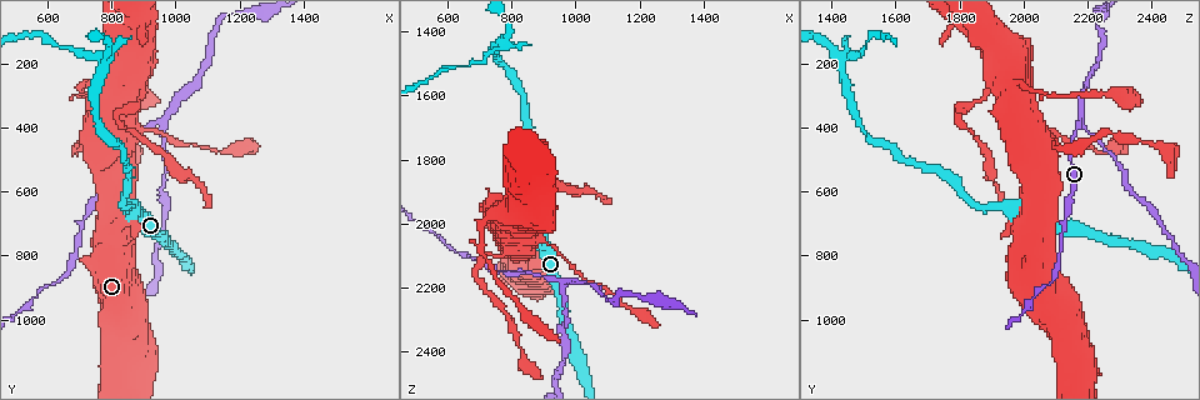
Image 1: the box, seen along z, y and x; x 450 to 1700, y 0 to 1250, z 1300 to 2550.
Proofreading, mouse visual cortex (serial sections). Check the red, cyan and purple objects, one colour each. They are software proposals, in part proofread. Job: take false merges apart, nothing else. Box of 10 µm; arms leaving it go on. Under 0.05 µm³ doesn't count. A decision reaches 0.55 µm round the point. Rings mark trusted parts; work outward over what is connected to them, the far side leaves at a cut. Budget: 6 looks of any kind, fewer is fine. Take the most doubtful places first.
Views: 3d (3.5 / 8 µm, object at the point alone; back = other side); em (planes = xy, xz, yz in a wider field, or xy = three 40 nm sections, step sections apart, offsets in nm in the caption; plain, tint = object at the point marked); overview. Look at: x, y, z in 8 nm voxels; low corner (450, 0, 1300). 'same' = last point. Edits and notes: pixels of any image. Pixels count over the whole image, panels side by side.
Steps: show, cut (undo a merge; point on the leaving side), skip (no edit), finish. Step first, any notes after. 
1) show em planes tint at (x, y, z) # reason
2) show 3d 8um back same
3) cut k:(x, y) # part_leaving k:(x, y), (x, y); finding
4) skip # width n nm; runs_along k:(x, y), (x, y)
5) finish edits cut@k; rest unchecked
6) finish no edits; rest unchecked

show 3d 8um at (940, 380, 2170)

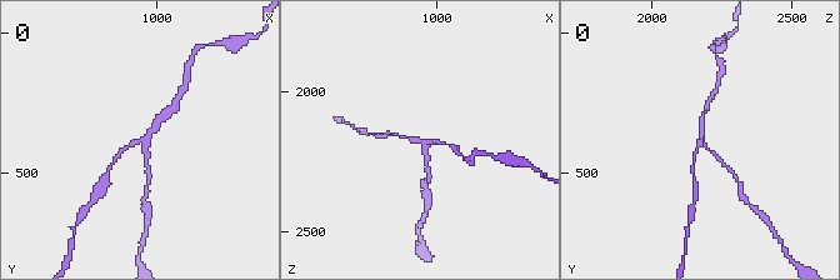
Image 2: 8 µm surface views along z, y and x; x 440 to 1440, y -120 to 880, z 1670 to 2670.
show em xy step 5 tint same # arms 3; arm_widths 100, 150, 150 nm

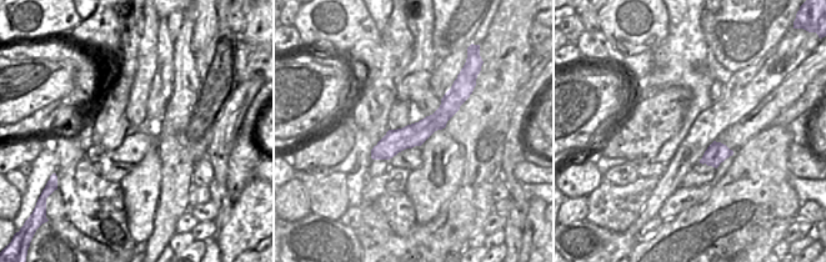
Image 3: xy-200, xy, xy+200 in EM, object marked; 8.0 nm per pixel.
cut 2:(428, 169) # part_leaving 2:(426, 149), (428, 183); a second cell is stuck on

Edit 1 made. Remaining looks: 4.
show overview # redraw

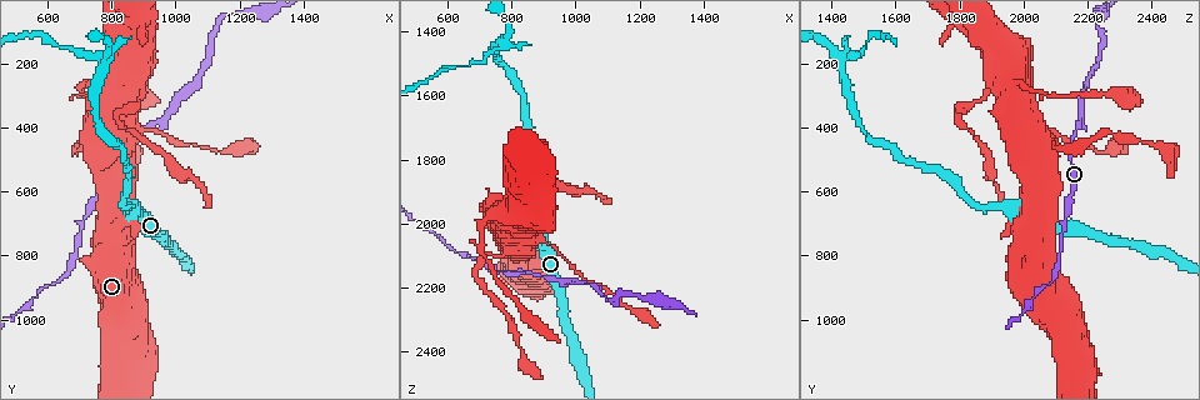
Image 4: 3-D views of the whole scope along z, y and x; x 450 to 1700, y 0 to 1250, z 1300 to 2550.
show 3d 8um at (820, 370, 1800) # sharp bend

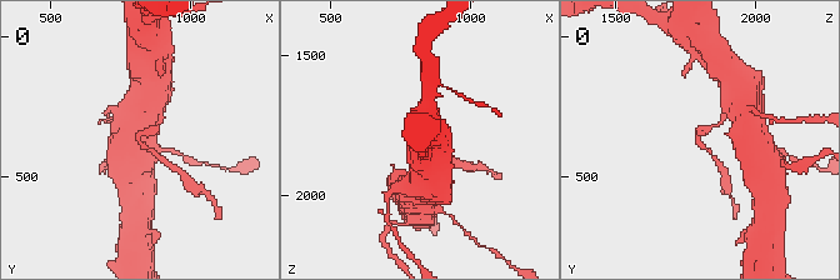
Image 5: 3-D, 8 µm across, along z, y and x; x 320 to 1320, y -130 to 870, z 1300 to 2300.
show em xy step 3 tint same # need the tissue

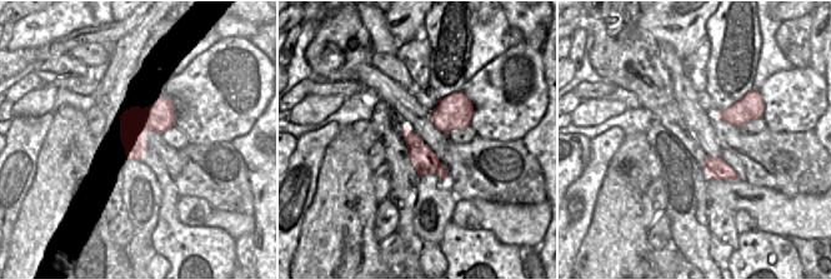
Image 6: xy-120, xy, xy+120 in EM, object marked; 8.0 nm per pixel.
skip # continuous, no second cell

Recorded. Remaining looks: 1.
finish edits cut@2; rest unchecked

